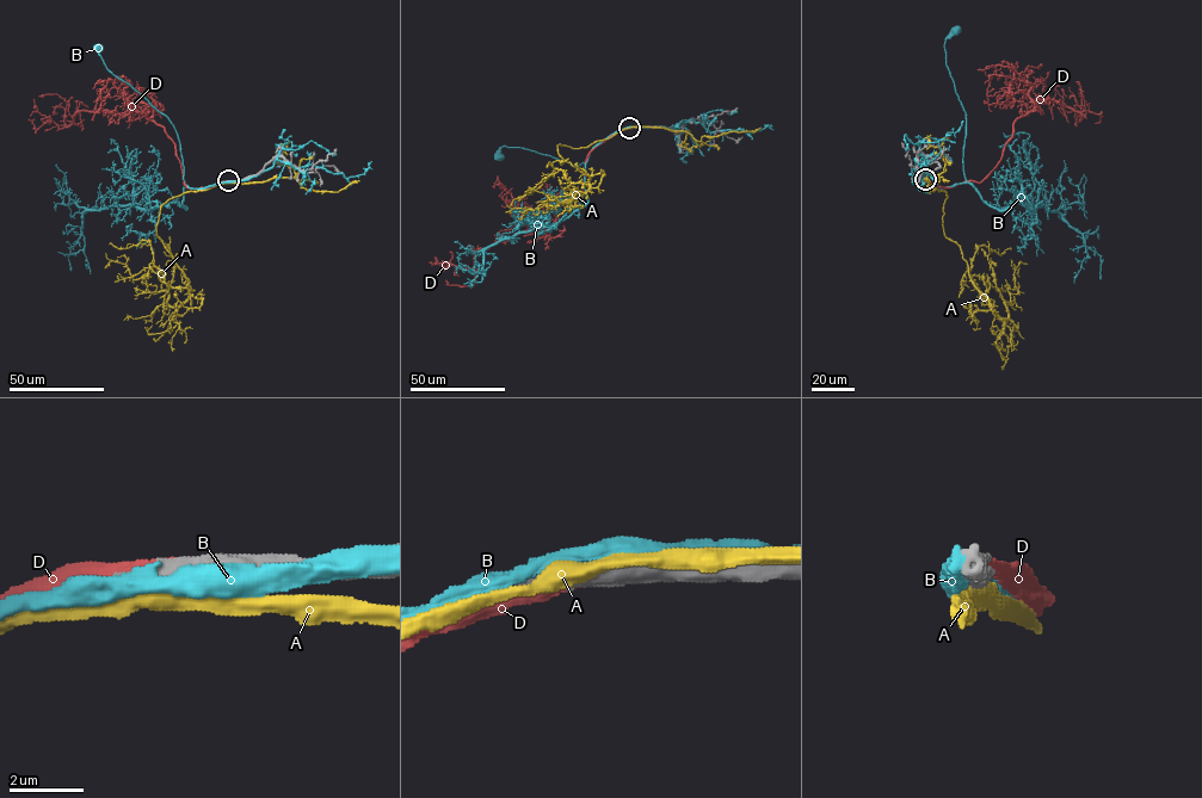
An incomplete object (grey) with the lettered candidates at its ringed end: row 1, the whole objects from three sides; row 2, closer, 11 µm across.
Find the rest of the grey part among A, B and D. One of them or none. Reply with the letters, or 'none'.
D

